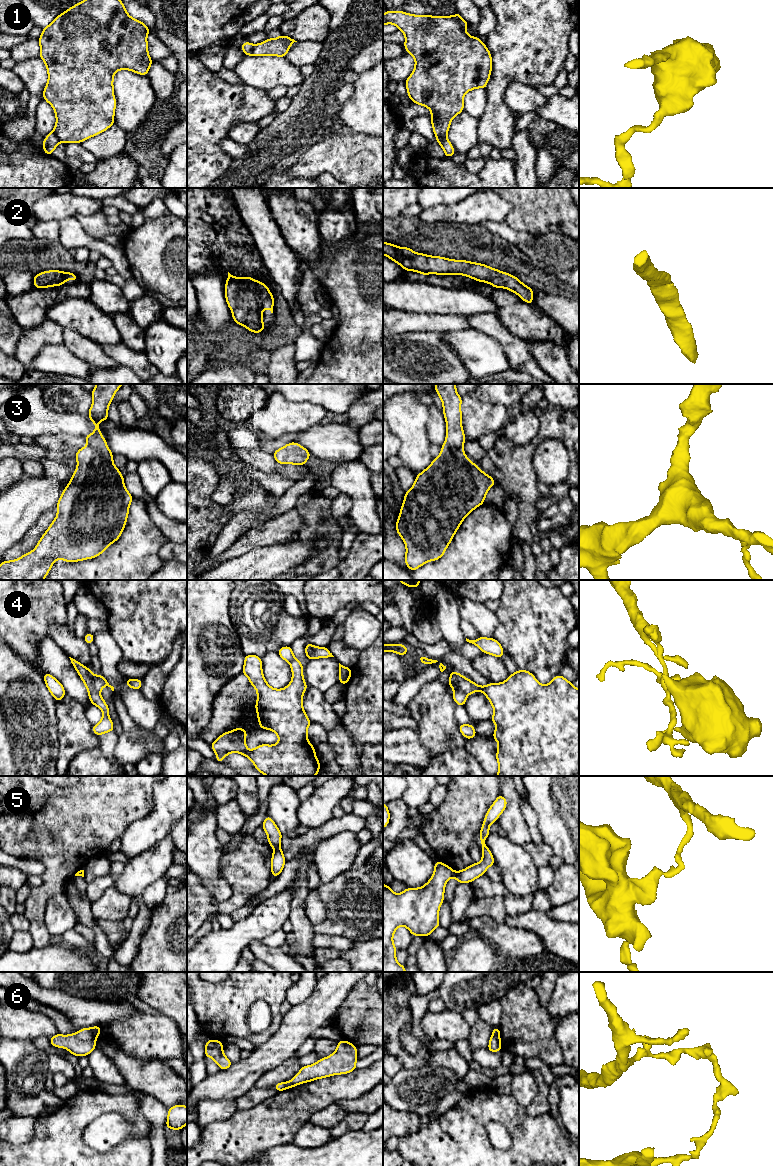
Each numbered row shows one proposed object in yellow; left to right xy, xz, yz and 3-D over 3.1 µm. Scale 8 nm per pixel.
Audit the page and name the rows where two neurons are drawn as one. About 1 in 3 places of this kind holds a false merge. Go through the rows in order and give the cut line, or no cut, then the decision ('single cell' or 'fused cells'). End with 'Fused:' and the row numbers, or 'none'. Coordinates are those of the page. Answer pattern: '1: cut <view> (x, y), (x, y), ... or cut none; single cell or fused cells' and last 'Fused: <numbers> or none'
1: cut xy (52, 132), (60, 141); fused cells
2: cut none; single cell
3: cut none; single cell
4: cut xy (95, 675), (94, 688), (99, 693); fused cells
5: cut xz (279, 845), (274, 847); fused cells
6: cut xy (90, 1028), (96, 1036); fused cells
Fused: 1, 4, 5, 6

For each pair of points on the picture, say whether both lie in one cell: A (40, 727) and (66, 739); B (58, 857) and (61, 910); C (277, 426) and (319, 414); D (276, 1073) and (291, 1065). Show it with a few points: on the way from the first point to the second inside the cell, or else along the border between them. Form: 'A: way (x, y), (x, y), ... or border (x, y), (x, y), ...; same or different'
A: border (55, 712), (58, 739); different
B: border (64, 892), (53, 894), (48, 899), (45, 912); different
C: way (287, 417), (309, 414); same
D: way (280, 1073), (287, 1069); same

